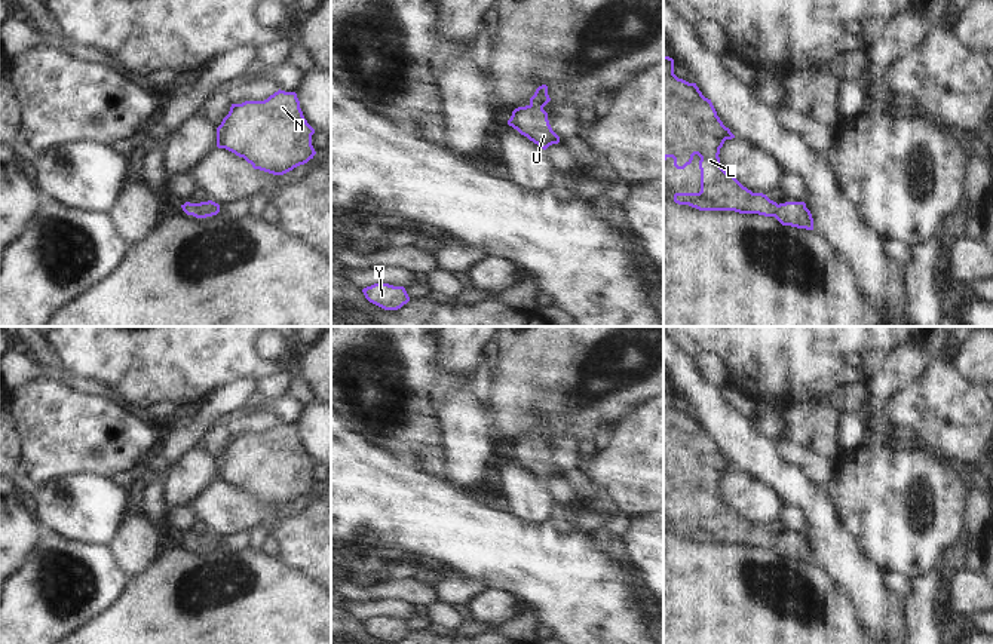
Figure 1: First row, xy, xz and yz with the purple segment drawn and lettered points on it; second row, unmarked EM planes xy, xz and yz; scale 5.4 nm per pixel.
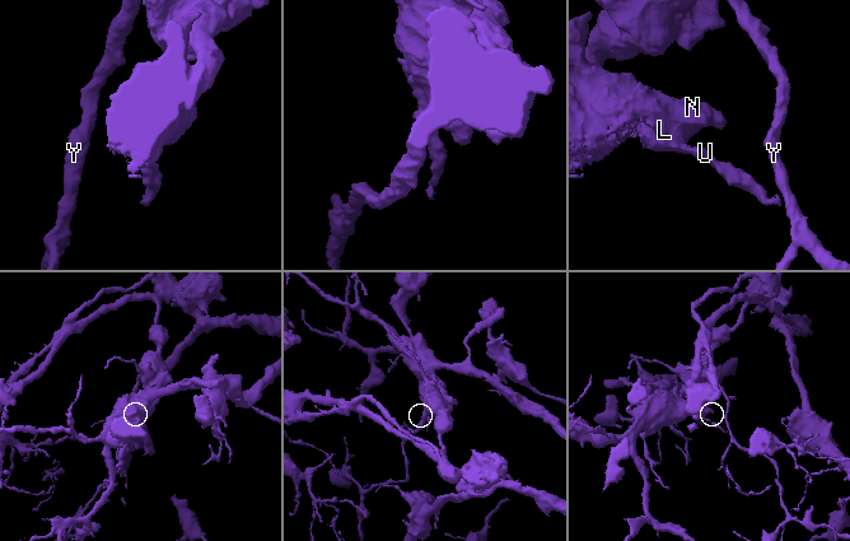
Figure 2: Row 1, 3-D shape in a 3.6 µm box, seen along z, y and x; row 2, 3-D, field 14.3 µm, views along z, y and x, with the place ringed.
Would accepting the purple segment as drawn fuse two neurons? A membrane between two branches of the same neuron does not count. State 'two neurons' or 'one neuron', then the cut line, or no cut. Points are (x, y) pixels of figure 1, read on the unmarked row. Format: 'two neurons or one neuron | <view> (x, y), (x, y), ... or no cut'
one neuron | no cut

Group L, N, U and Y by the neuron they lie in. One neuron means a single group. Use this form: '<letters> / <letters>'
L N U Y

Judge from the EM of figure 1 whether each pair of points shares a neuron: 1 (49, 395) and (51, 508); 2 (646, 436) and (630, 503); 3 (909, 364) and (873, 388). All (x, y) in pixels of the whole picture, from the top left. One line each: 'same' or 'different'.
1: different
2: same
3: same

